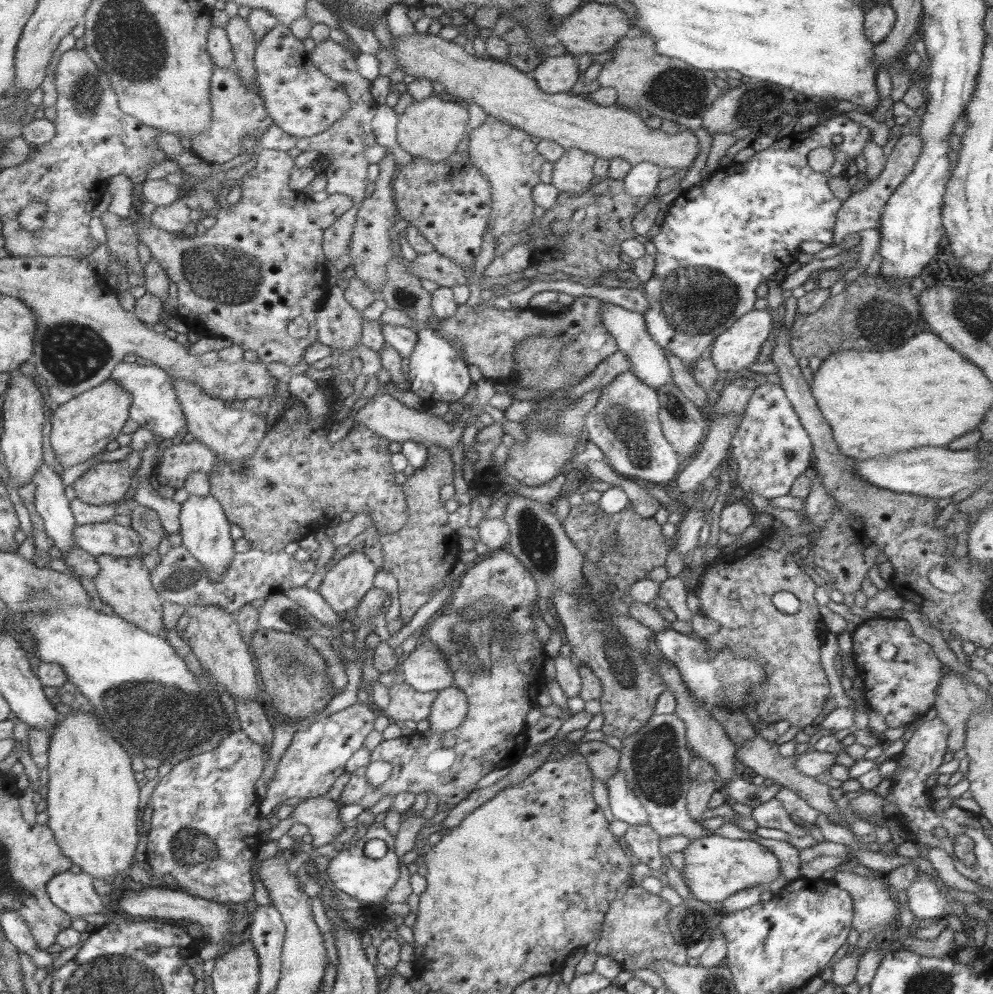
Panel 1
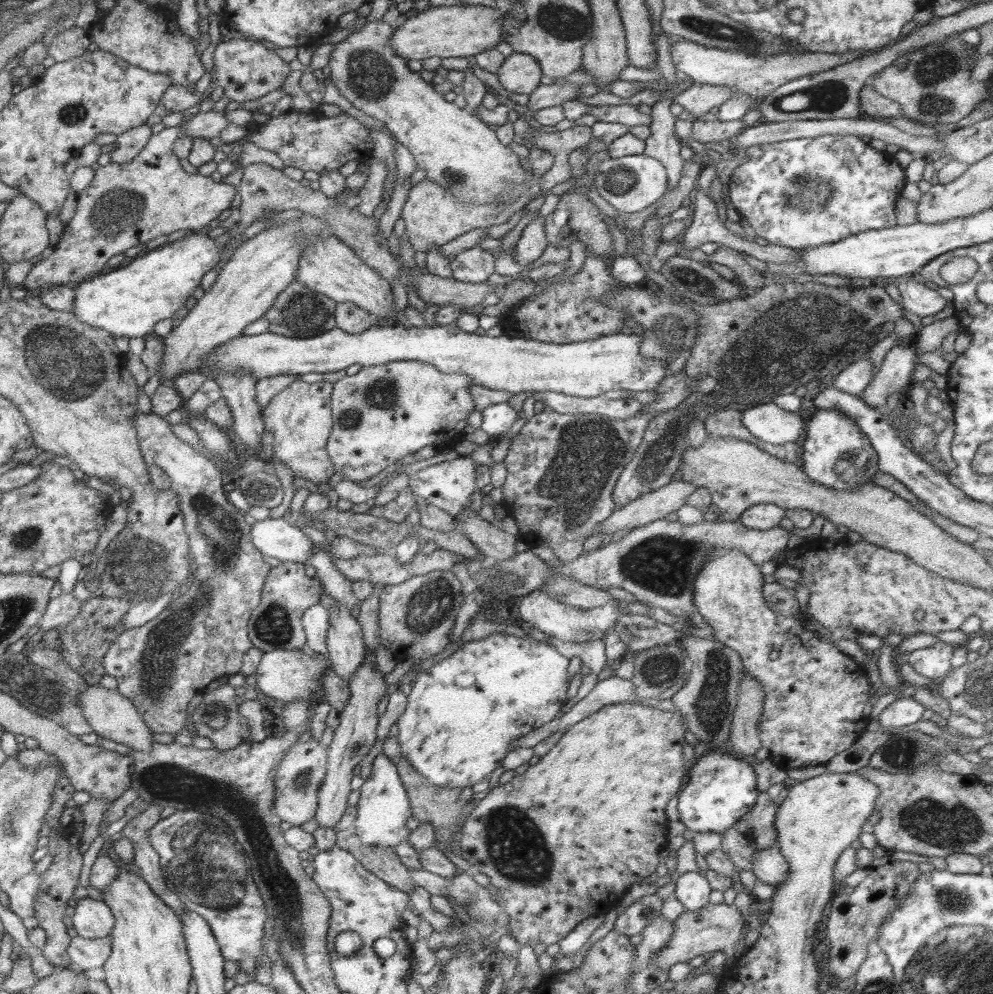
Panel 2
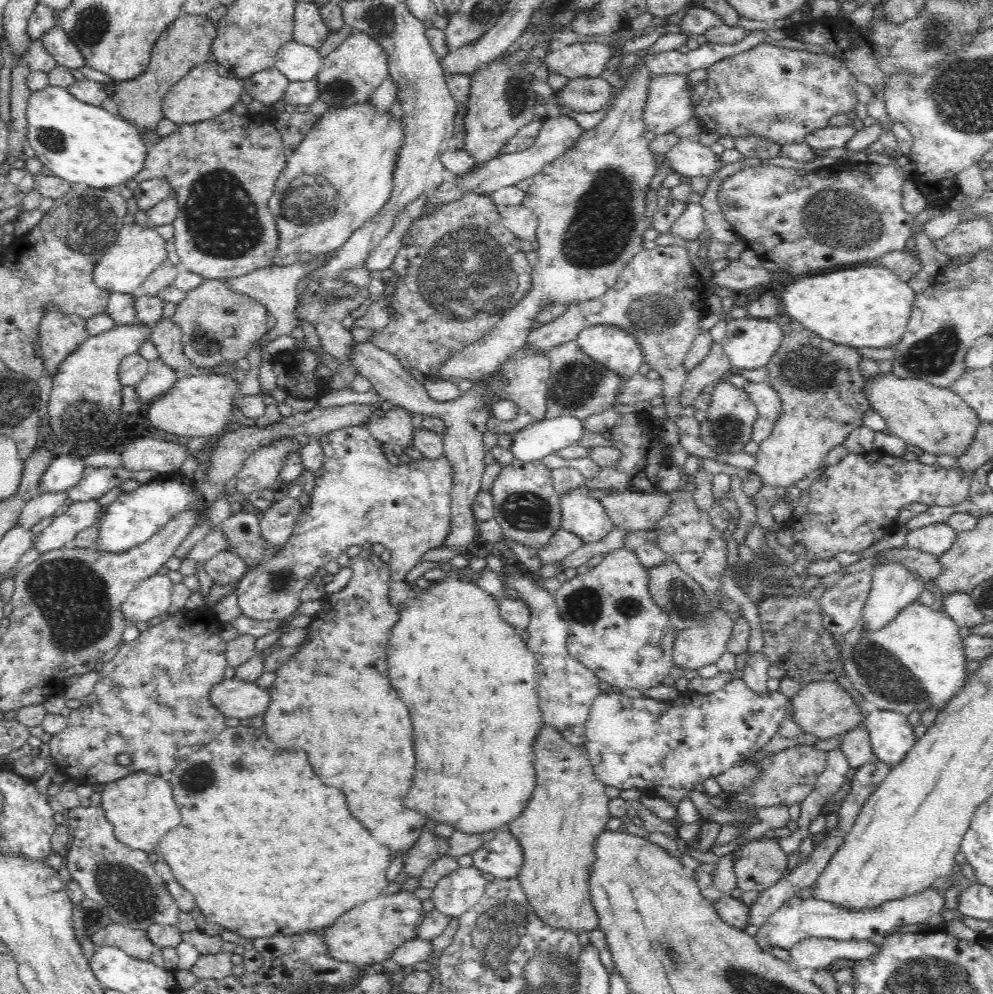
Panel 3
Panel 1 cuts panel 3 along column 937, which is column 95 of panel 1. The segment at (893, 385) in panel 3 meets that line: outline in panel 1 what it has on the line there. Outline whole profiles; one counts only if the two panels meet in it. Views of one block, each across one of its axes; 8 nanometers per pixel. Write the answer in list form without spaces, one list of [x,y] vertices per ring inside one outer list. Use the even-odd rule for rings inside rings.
[[[110,378],[71,398],[69,402],[60,404],[53,413],[50,432],[50,445],[60,465],[70,468],[102,453],[109,442],[116,440],[128,422],[130,404],[132,395],[118,381]]]

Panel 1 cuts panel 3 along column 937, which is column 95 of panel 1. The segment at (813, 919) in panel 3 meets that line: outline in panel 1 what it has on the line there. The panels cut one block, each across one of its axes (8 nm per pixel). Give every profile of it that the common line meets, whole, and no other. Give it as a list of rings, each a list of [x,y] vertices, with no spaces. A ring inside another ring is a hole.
[[[66,870],[51,878],[46,890],[50,900],[72,919],[84,914],[110,914],[103,897],[94,889],[93,880],[86,872],[76,874]]]

